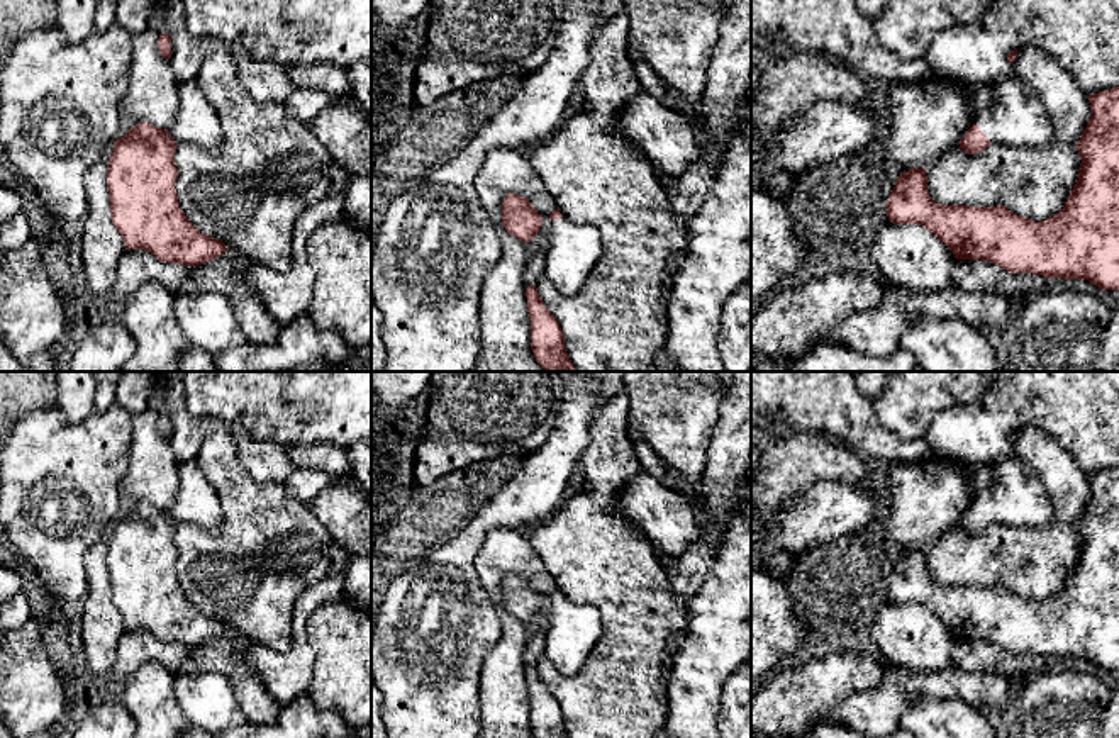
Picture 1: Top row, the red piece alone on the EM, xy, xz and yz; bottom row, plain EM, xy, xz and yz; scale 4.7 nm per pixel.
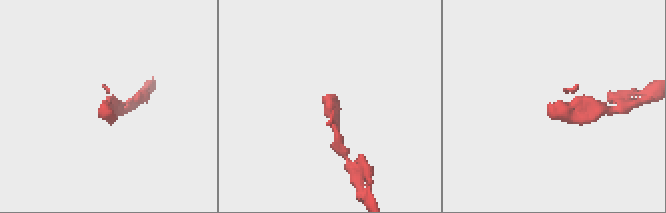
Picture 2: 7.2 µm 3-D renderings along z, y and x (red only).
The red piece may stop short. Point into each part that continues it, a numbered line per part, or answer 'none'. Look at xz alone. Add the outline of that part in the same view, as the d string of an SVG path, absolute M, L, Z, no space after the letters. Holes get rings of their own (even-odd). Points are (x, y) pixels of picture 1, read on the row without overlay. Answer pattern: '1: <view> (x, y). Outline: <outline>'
1: xz (573, 630). Outline: M566 597L551 602L546 631L544 658L560 674L573 675L580 670L604 633L598 609L573 604Z

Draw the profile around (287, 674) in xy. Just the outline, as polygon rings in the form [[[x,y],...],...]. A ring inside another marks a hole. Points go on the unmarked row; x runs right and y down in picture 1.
[[[327,575],[309,585],[295,601],[288,650],[271,650],[237,636],[231,660],[239,672],[258,677],[281,704],[307,694],[314,675],[314,651],[307,641],[307,621],[315,609],[337,601],[344,601],[344,579],[342,575]]]

